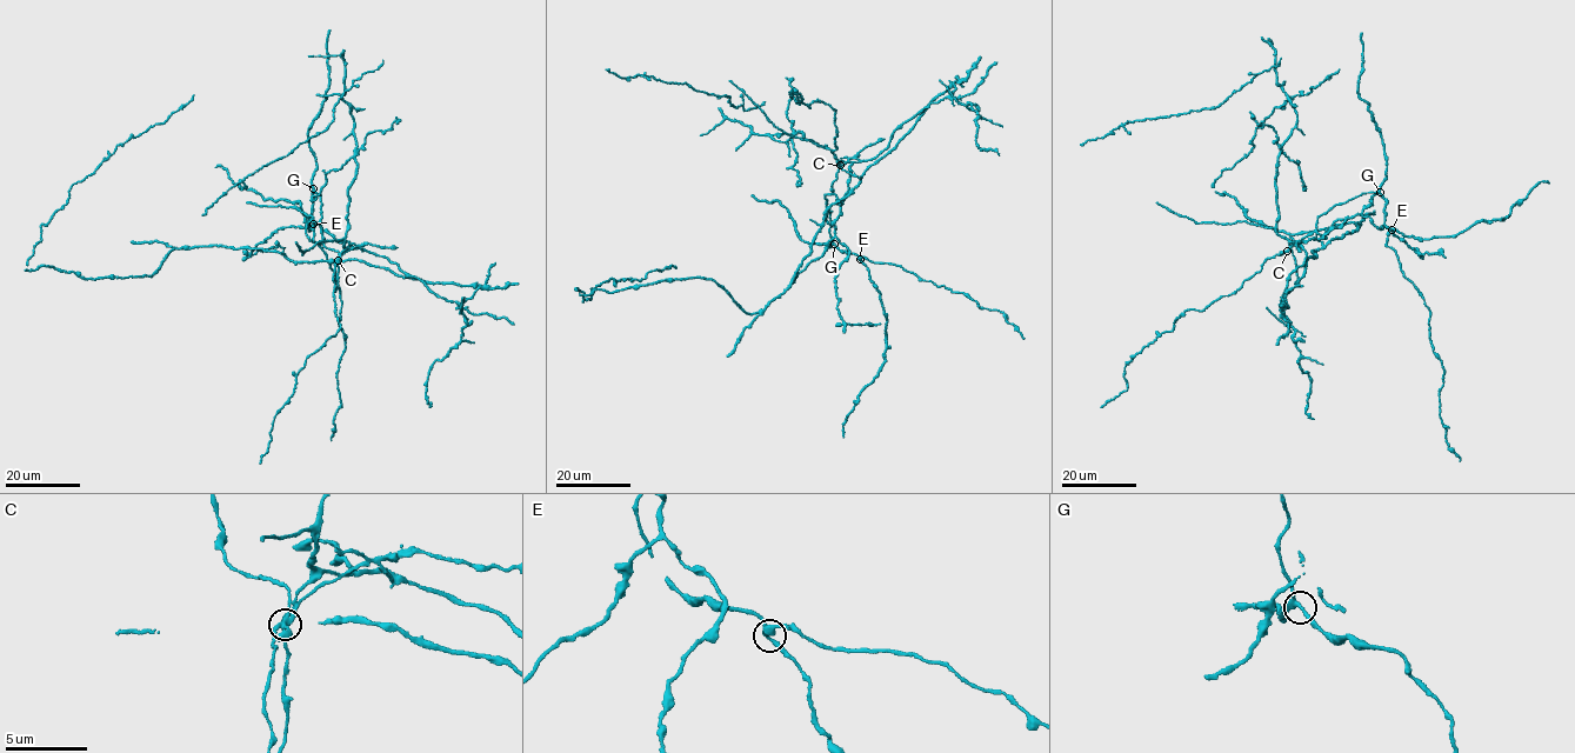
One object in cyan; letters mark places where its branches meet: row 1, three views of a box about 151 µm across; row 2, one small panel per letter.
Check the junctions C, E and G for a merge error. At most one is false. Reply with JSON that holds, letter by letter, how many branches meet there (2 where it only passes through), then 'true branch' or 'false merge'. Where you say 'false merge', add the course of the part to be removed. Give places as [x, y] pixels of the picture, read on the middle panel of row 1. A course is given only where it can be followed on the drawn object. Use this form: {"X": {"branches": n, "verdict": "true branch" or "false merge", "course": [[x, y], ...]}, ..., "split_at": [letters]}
{"C": {"branches": 3, "verdict": "false merge", "course": [[840, 165], [956, 82], [833, 204], [763, 310], [700, 278], [575, 291], [675, 267]]}, "E": {"branches": 3, "verdict": "true branch"}, "G": {"branches": 3, "verdict": "true branch"}, "split_at": ["C"]}

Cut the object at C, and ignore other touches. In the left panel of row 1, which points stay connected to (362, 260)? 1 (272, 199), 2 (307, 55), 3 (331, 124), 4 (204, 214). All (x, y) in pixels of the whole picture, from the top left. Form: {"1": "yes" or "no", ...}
{"1": "no", "2": "yes", "3": "no", "4": "no"}

